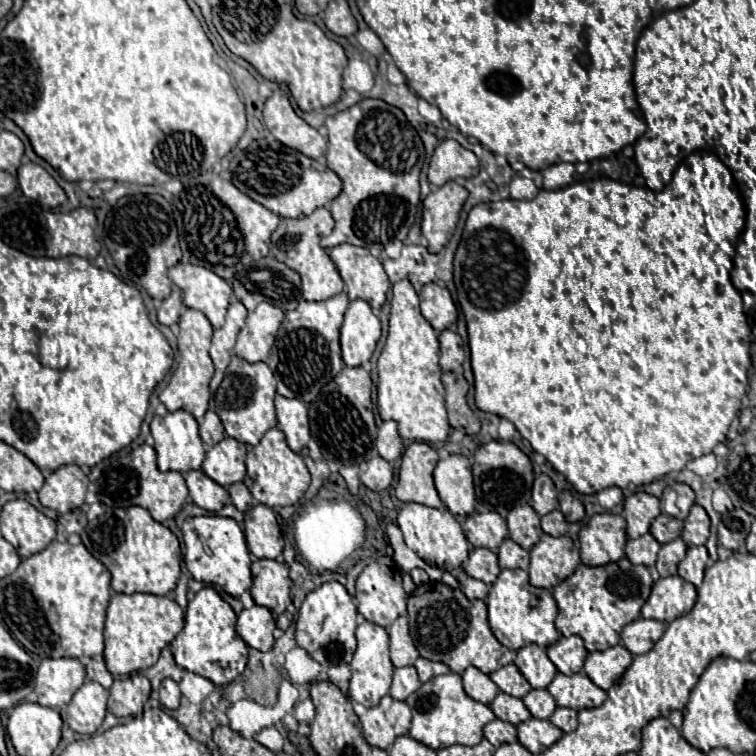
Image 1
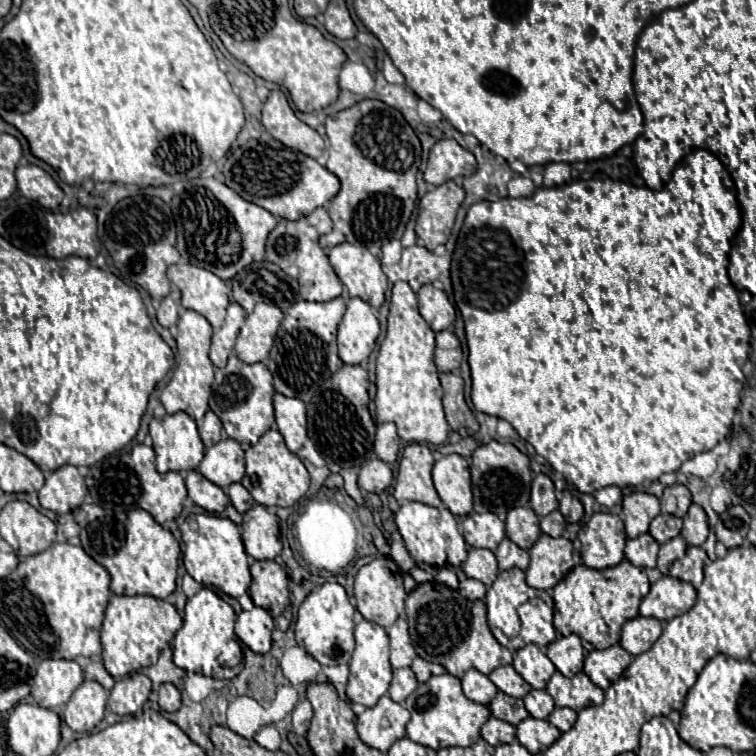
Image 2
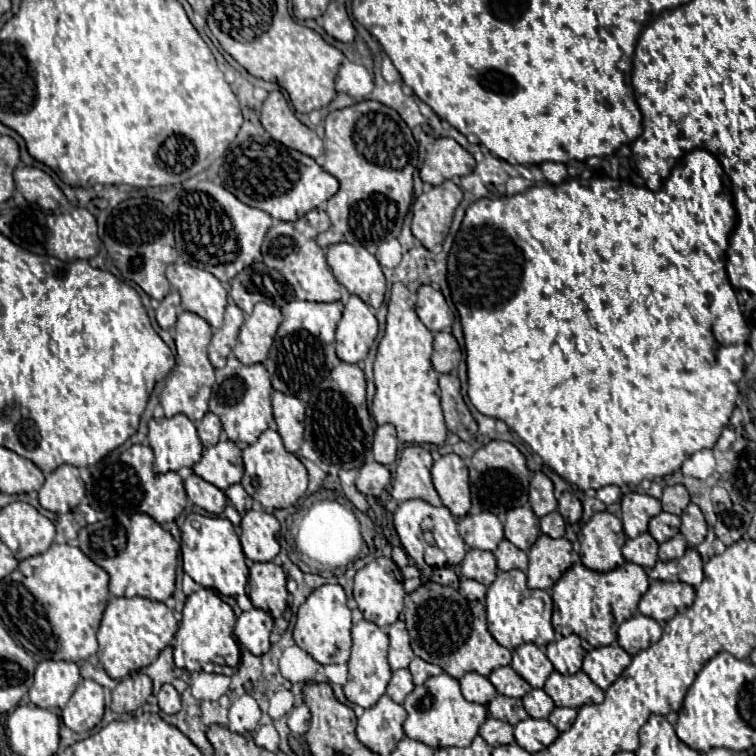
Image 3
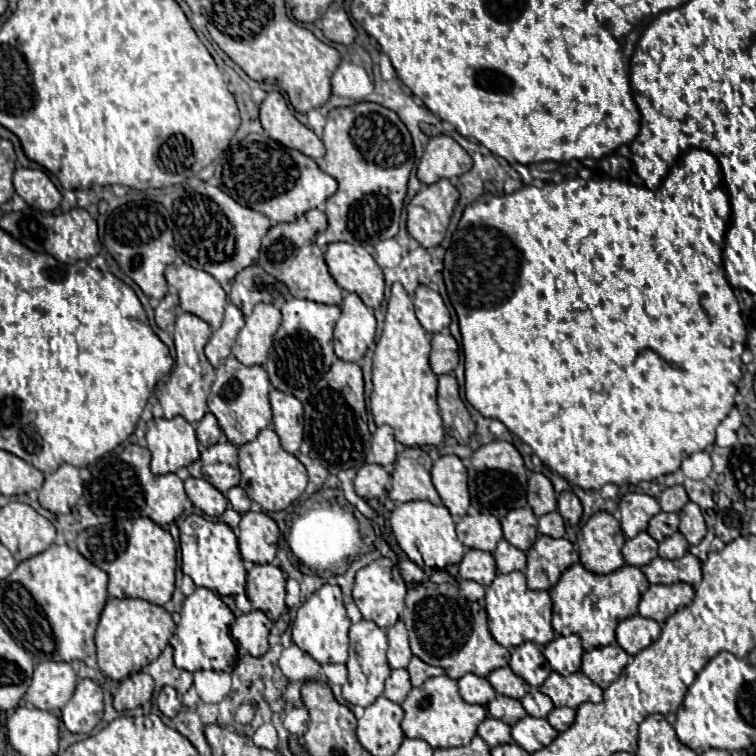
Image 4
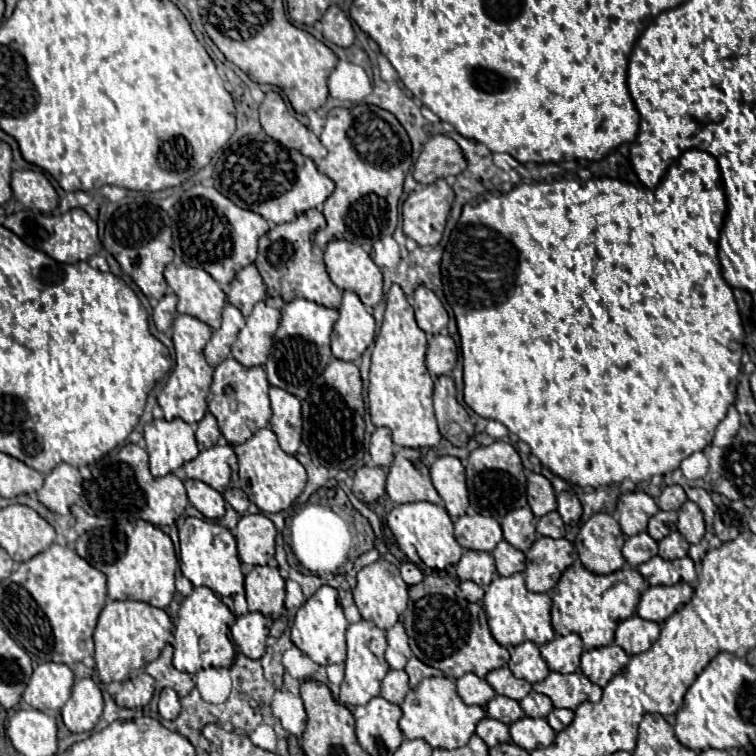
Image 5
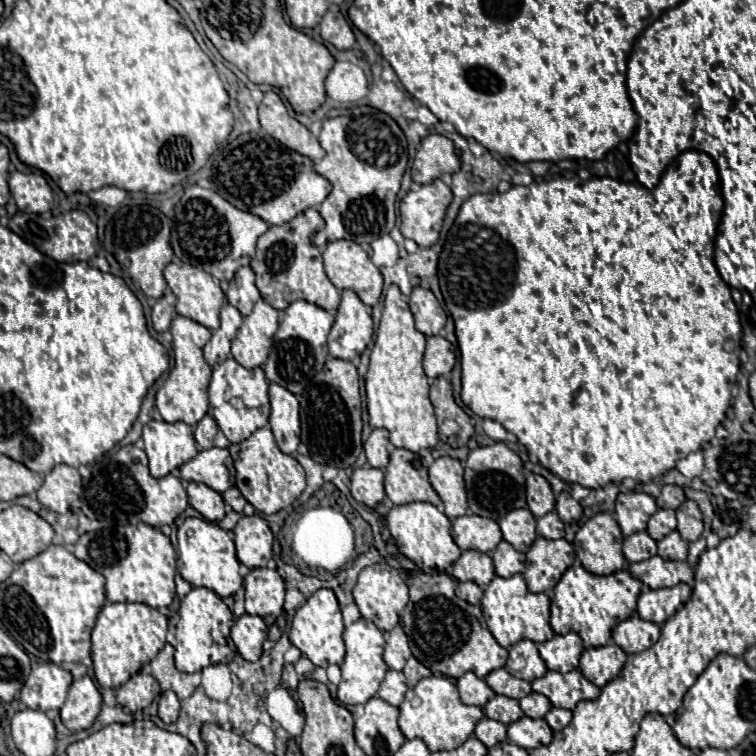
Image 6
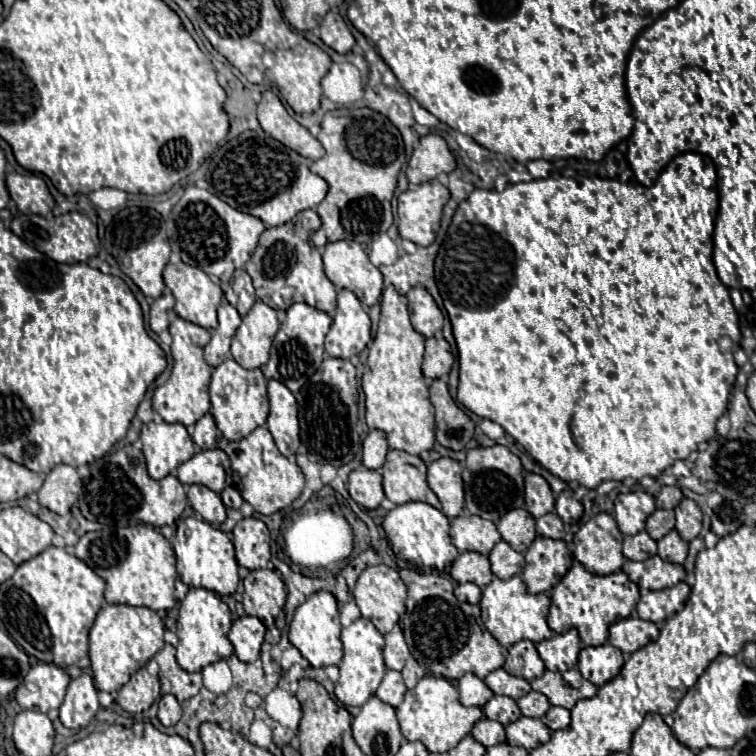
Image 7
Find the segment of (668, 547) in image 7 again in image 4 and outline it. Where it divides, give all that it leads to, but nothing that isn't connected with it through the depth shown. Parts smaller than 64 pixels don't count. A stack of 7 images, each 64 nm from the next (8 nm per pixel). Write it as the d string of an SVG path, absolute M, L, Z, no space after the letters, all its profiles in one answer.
M674 532L672 536L668 536L668 540L662 540L660 542L660 550L658 550L658 556L660 558L668 558L668 560L674 560L674 558L680 558L688 552L690 544L688 540L684 540L684 536L680 532Z

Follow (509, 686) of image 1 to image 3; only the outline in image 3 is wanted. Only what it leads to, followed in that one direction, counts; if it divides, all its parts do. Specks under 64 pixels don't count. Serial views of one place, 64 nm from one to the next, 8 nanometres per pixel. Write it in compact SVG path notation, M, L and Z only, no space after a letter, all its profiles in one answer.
M502 666L502 668L496 668L488 680L494 684L494 688L504 694L504 696L512 696L512 698L522 698L524 694L528 694L532 690L532 686L520 678L510 666Z

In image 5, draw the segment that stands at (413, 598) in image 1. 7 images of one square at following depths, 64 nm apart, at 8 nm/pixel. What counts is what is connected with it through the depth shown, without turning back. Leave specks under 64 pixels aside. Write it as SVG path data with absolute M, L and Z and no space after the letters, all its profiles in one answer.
M438 574L424 576L420 584L410 586L408 608L402 614L410 648L420 662L442 670L448 678L460 678L468 672L484 678L490 670L506 666L510 654L492 638L482 606L458 600L456 588L456 580Z

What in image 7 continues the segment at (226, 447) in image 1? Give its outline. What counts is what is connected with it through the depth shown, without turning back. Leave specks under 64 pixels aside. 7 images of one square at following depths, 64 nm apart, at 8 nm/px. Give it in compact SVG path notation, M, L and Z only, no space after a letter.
M218 448L194 454L190 460L178 466L176 476L182 484L200 484L214 490L216 494L220 494L226 486L232 484L230 460Z

